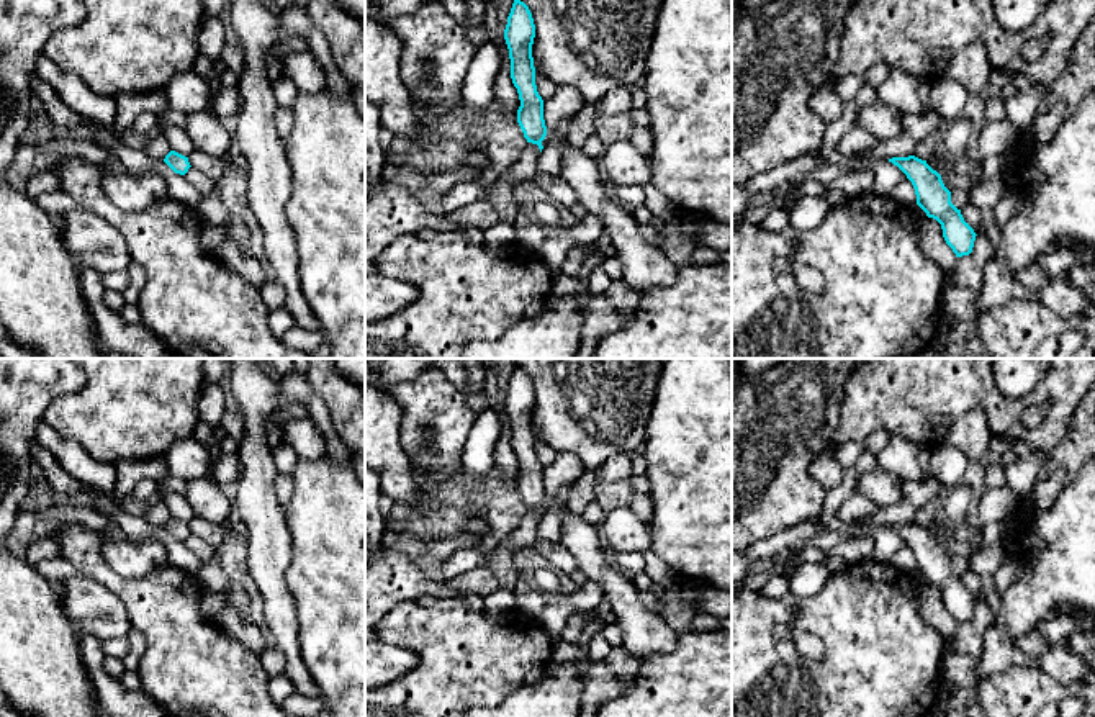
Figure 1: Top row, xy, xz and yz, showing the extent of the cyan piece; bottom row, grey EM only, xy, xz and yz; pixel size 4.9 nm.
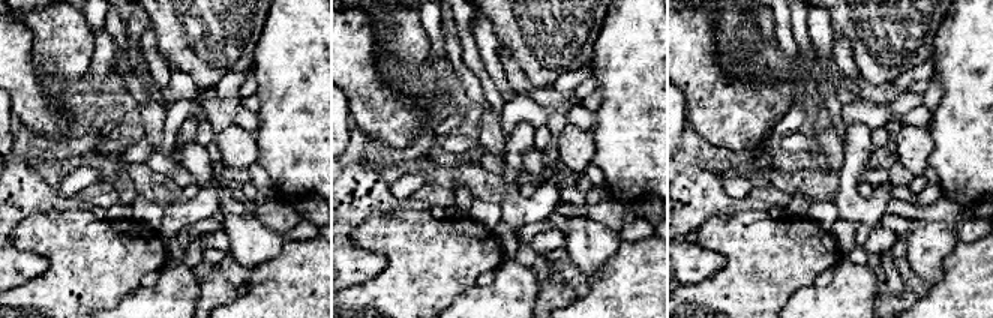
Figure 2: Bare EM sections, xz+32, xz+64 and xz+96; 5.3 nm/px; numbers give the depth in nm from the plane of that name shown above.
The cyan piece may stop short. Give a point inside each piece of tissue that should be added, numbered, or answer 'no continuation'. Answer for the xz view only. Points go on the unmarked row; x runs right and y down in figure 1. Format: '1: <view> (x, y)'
no continuation

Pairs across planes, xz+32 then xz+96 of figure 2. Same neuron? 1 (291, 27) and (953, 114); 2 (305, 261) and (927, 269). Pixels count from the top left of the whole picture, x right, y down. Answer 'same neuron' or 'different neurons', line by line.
1: same neuron
2: different neurons

